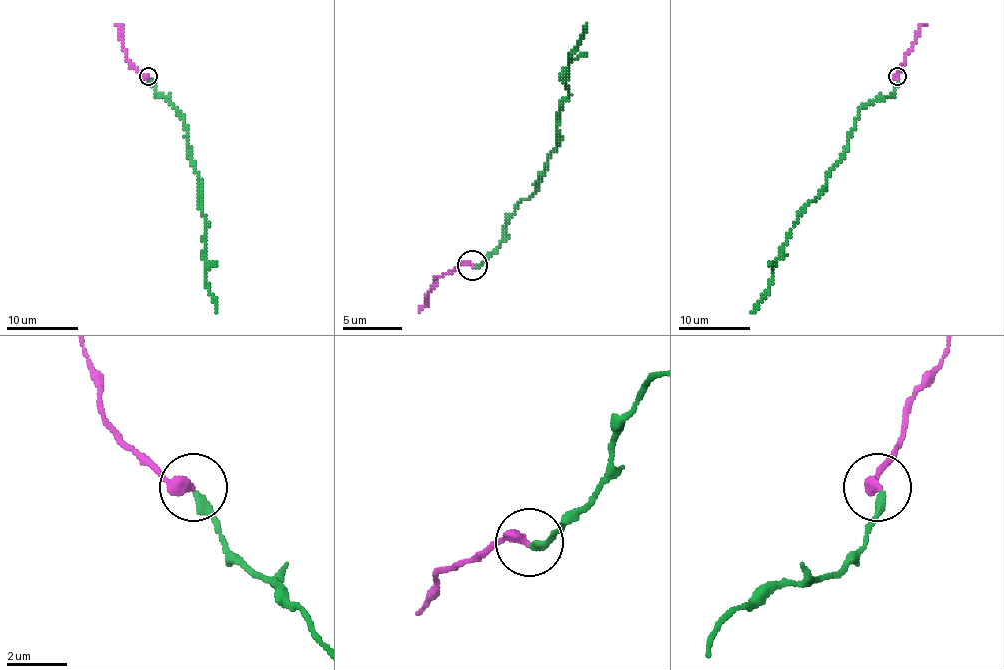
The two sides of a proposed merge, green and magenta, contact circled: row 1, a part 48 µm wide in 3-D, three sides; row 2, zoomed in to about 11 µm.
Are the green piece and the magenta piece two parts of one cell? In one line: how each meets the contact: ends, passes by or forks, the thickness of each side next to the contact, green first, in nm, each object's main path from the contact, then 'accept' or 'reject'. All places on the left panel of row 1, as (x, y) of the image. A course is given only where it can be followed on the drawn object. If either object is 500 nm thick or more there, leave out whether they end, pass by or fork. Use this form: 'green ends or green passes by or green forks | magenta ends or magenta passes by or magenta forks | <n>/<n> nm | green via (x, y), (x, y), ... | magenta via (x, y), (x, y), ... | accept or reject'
green ends | magenta ends | 300/360 nm | green via (149, 78), (184, 123), (188, 157), (199, 175), (199, 205), (206, 220), (208, 291), (217, 311) | magenta via (149, 76), (140, 72), (127, 60), (122, 45), (122, 28), (116, 26) | accept

